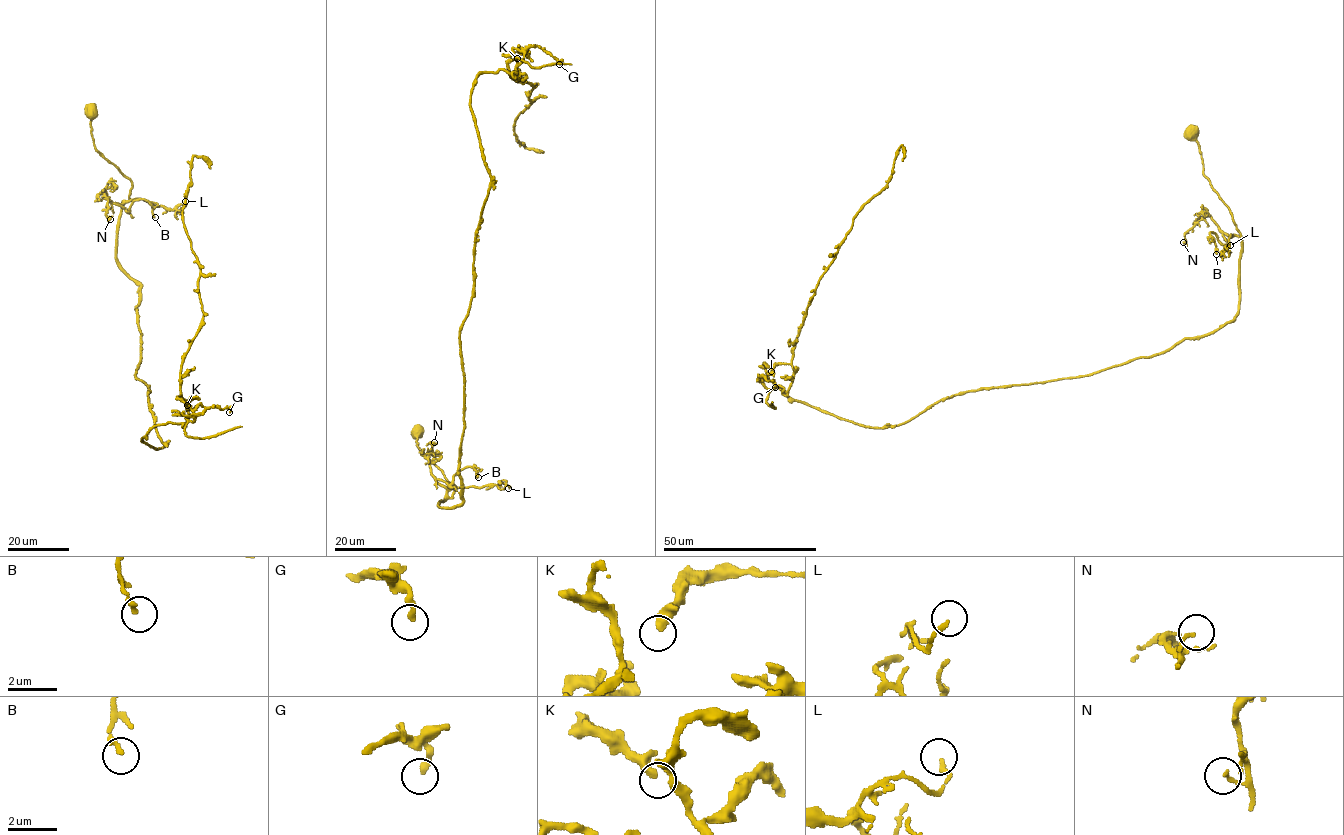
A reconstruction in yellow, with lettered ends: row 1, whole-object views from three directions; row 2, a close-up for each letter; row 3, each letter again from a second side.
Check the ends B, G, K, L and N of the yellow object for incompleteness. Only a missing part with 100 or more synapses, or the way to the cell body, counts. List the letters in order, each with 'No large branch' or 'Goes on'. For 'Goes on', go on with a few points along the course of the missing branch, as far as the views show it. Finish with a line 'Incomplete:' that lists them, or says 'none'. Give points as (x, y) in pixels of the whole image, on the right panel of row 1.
B: No large branch
G: No large branch
K: No large branch
L: No large branch
N: No large branch
Incomplete: none

